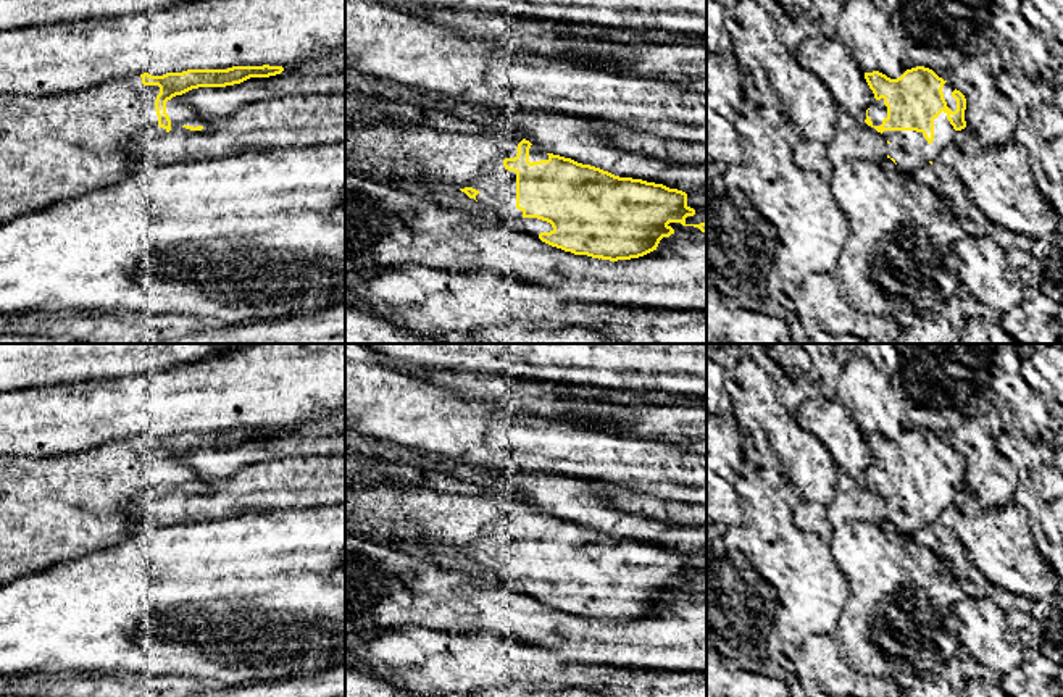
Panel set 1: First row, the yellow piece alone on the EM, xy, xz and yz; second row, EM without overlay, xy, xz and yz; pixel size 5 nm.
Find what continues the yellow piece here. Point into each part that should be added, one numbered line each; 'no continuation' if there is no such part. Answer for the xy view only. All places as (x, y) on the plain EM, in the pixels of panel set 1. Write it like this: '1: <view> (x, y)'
1: xy (52, 509)

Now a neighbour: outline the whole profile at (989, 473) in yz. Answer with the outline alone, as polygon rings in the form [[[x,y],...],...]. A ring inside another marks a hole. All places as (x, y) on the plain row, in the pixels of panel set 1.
[[[965,416],[963,423],[950,429],[948,445],[960,452],[966,460],[965,482],[973,490],[982,507],[1002,507],[1015,503],[1015,490],[1021,476],[1013,463],[995,447],[995,437],[984,416]]]

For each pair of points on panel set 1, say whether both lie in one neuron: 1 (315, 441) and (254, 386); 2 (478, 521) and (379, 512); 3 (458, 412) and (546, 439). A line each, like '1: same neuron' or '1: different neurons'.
1: different neurons
2: same neuron
3: same neuron

